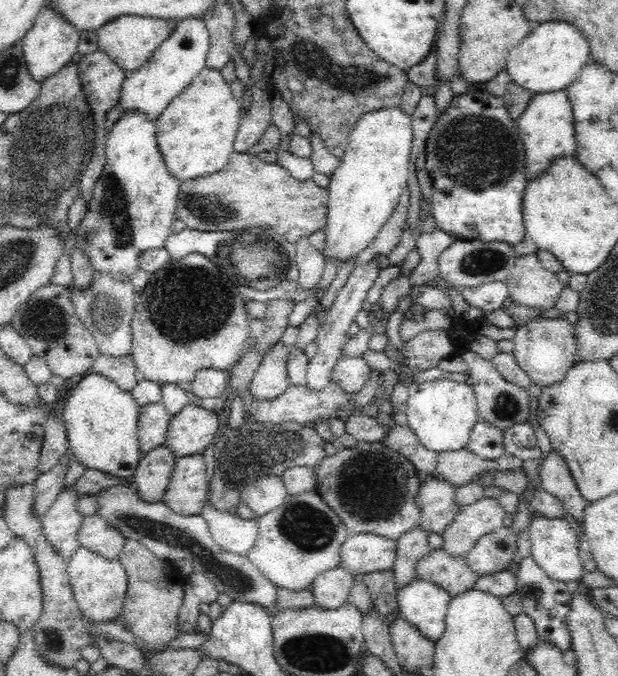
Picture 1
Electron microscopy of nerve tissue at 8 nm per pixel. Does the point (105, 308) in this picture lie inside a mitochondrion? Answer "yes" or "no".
yes

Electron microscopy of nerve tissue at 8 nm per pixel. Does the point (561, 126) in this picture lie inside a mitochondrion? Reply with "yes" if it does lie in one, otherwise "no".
no

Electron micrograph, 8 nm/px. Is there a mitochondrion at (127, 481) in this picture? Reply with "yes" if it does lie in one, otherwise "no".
no

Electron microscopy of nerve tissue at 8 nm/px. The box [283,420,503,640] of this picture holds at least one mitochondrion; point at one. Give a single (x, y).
(370, 489)

